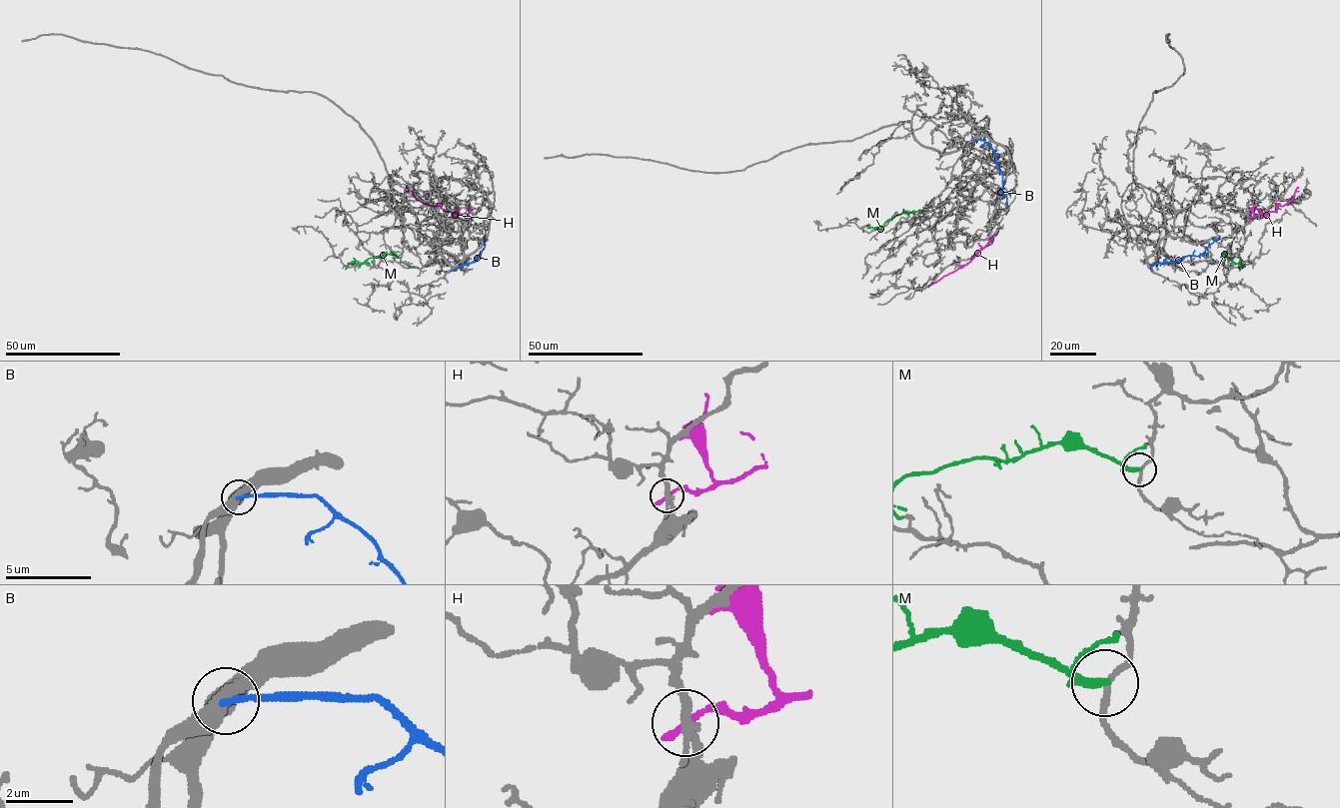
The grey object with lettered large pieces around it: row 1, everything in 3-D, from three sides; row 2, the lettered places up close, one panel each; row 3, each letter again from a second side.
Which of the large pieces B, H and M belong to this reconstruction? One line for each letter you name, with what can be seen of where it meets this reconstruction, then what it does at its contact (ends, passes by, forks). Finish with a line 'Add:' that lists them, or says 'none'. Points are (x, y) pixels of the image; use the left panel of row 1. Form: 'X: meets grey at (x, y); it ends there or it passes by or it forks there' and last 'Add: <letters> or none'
Add: none

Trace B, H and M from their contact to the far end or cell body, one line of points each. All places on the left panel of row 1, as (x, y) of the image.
B: (450, 271), (481, 256), (484, 238)
H: (471, 218), (421, 202), (406, 188)
M: (400, 258), (390, 254), (375, 256), (360, 265), (357, 261), (352, 262), (345, 269)

